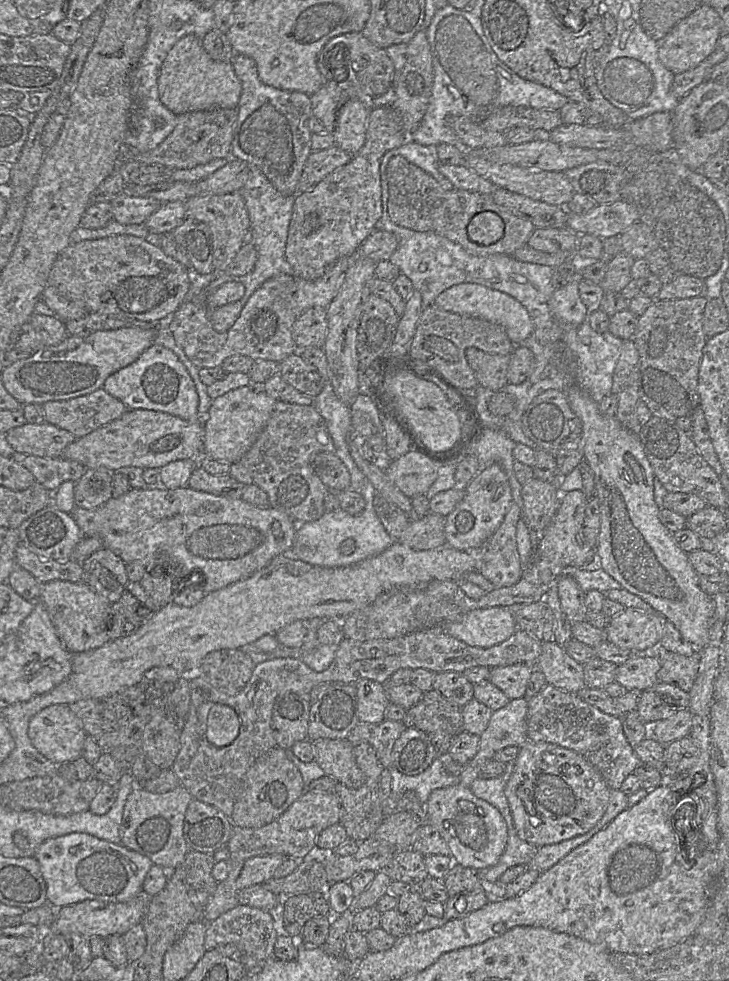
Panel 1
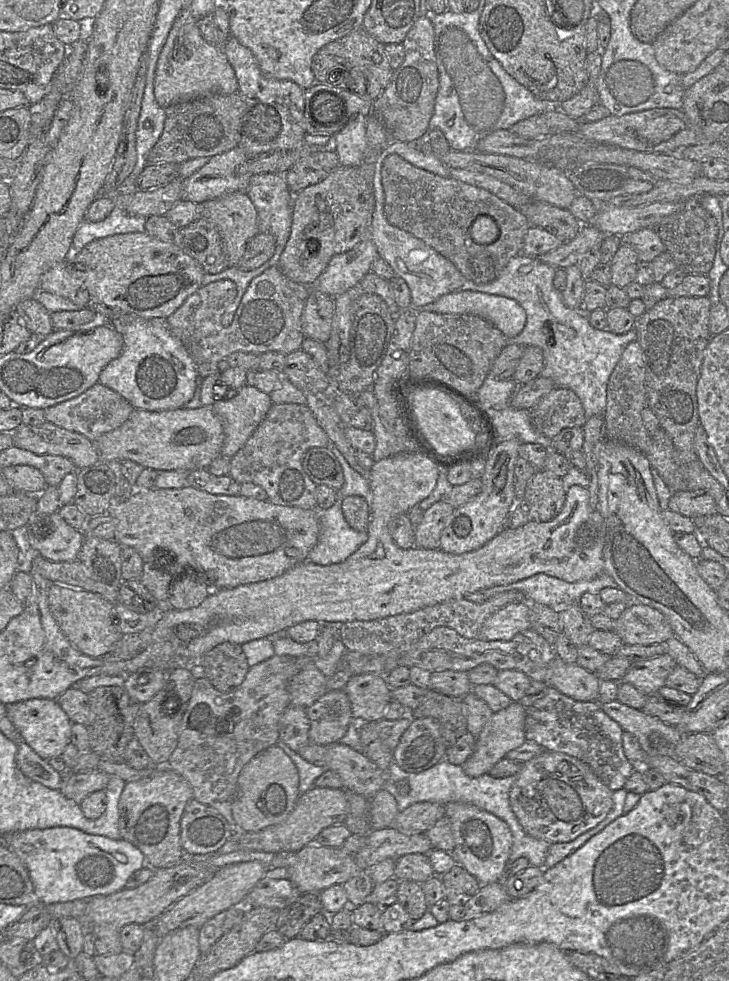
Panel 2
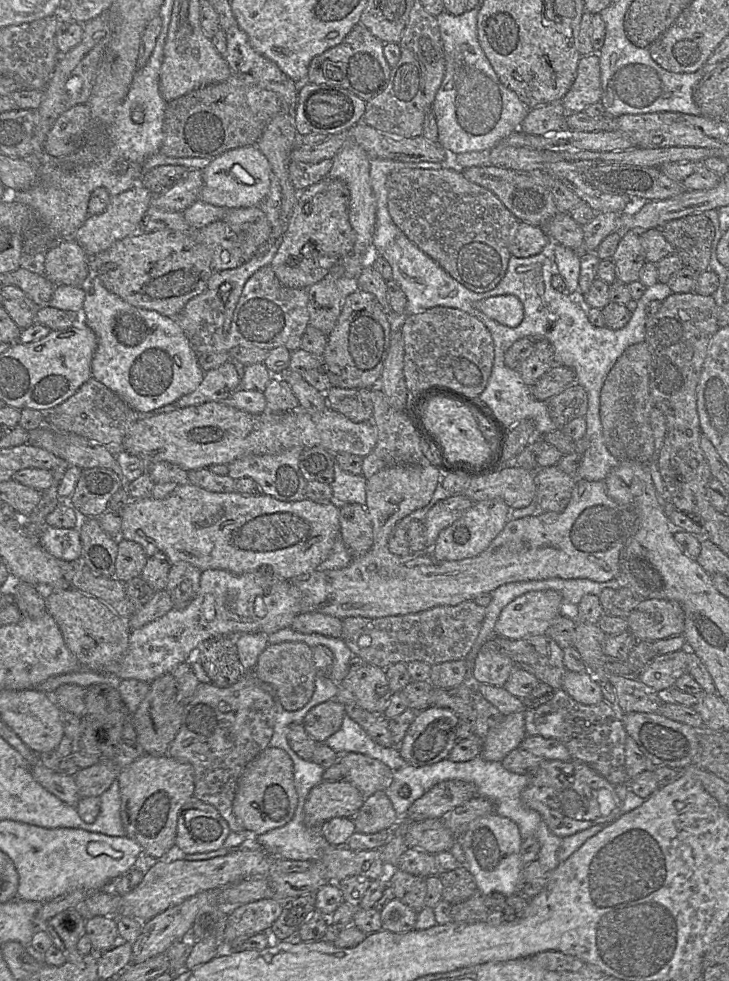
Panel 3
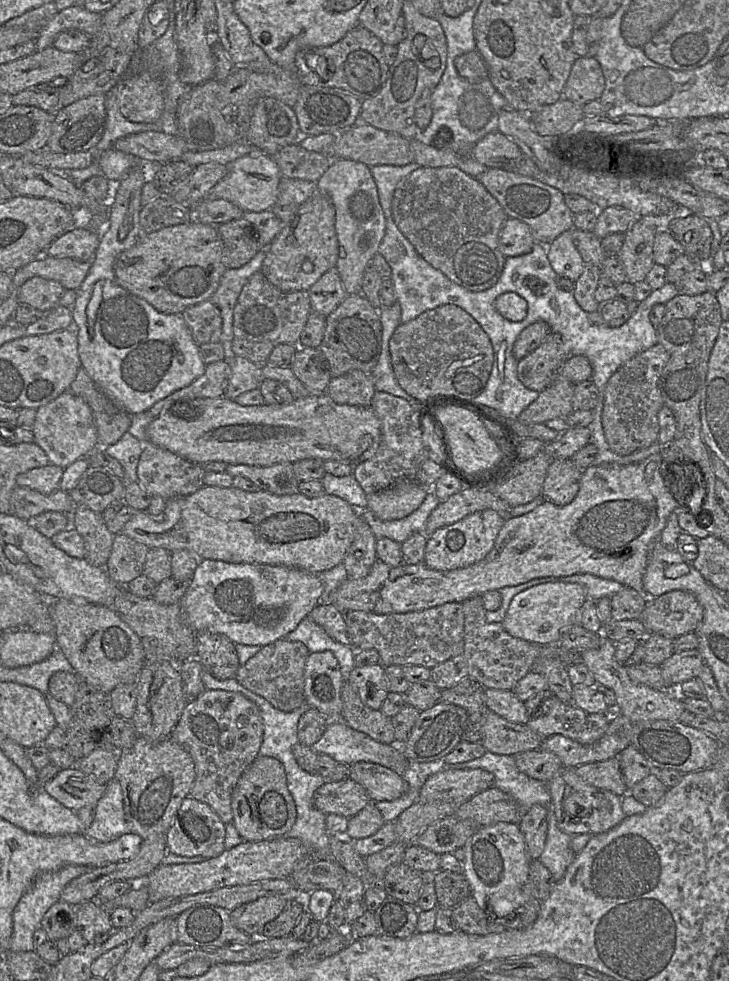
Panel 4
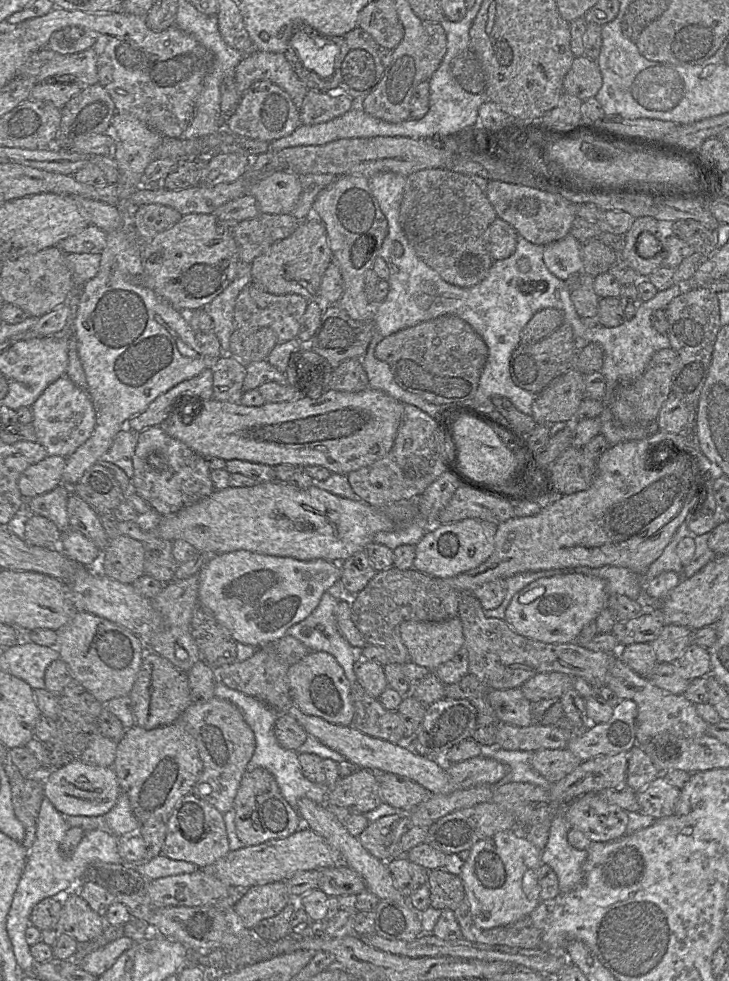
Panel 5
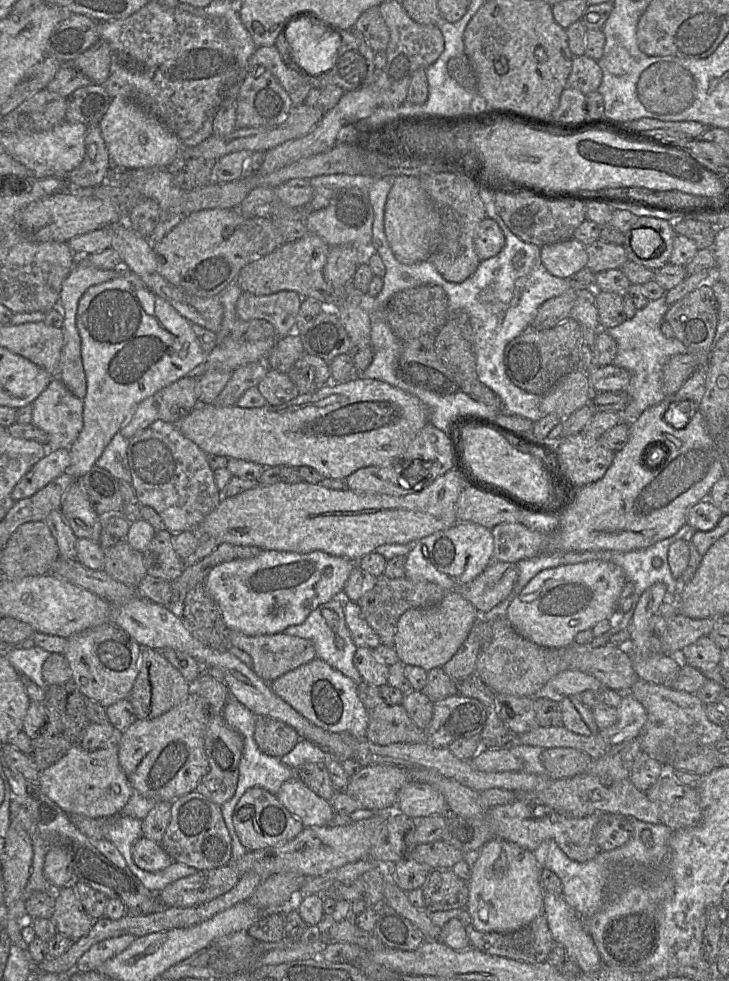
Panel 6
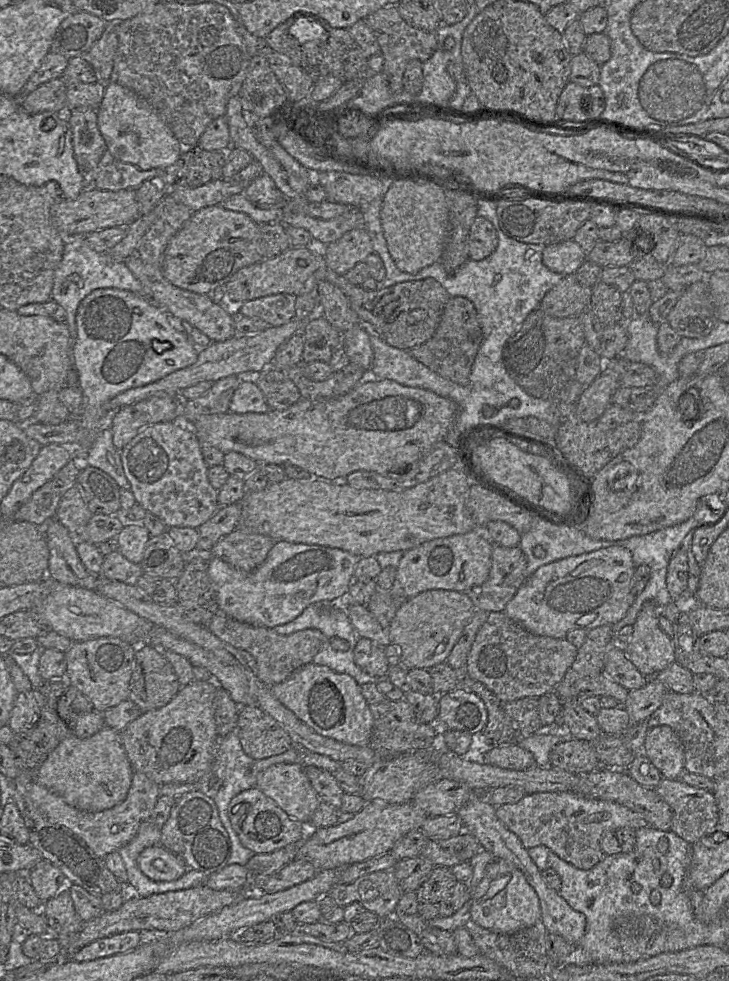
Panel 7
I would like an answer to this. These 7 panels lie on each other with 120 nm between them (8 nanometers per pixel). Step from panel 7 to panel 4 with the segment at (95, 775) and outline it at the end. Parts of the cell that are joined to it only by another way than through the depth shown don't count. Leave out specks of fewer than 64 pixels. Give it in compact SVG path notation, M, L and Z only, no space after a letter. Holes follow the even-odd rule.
M75 765L60 770L43 789L65 807L77 811L82 807L95 807L104 795L107 784L100 784Z

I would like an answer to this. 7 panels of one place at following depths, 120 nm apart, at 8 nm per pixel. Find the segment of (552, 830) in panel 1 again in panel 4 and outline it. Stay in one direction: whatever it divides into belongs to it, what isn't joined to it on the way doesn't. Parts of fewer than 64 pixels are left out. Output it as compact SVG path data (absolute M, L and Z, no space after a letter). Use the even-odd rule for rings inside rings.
M562 767L548 782L548 787L558 826L572 836L607 832L626 817L622 810L621 797L609 790L587 784L576 774L575 768Z

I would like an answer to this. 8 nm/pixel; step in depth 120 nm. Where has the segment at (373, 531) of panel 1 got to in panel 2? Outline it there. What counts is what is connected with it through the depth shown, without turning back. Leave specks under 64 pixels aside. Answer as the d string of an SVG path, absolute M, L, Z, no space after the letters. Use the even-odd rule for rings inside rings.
M339 501L331 508L319 511L319 525L318 541L307 558L317 565L344 562L368 539L367 532L357 532L349 526Z

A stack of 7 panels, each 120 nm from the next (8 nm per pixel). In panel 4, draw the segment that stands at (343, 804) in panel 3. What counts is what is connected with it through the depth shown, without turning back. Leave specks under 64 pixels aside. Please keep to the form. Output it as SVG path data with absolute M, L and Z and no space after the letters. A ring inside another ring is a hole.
M351 778L326 781L313 795L314 806L327 814L350 818L372 802L362 785Z

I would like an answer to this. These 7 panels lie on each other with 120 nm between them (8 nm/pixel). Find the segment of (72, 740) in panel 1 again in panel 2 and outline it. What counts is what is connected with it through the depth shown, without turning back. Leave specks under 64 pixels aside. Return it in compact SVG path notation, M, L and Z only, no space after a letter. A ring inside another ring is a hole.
M30 699L6 706L6 713L20 738L25 741L41 758L61 756L71 742L72 722L56 700Z

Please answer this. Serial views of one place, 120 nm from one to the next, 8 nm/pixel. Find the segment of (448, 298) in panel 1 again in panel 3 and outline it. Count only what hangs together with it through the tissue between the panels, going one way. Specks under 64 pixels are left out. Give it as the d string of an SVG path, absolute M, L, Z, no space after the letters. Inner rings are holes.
M499 295L474 303L474 307L496 322L517 327L524 318L524 306L515 295Z

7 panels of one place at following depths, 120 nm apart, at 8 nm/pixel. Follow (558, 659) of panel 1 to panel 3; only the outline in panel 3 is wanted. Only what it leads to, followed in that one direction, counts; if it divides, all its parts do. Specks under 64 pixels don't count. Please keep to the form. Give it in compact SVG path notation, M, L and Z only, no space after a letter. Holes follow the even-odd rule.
M567 671L562 689L575 701L584 705L596 705L604 701L599 681L590 673Z

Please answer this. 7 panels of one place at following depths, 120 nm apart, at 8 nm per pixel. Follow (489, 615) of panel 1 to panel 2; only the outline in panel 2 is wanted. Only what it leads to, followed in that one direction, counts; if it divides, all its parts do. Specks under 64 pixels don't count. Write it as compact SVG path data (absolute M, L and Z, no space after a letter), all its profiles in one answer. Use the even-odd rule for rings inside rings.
M527 601L509 604L491 615L481 628L479 638L508 641L519 632L530 629L530 608Z

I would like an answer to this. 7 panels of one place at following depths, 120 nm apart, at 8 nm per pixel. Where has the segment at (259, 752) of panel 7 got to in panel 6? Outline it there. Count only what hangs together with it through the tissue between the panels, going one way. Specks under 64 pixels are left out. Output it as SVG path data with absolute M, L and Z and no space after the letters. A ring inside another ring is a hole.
M257 716L254 740L261 752L281 758L300 741L297 731L288 724L267 716Z

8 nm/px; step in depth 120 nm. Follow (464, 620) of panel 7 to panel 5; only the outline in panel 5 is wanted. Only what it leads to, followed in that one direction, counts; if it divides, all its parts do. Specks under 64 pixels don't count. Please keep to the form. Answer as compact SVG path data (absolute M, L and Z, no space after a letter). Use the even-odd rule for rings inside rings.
M458 616L442 622L405 621L400 633L410 662L430 671L451 660L465 643Z

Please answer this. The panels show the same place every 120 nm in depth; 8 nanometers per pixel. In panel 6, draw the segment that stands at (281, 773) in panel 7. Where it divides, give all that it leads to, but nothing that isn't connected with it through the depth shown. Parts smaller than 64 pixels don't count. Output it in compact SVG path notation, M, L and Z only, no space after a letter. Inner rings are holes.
M298 777L285 781L276 797L301 820L304 827L329 825L335 814L331 803L316 794Z

